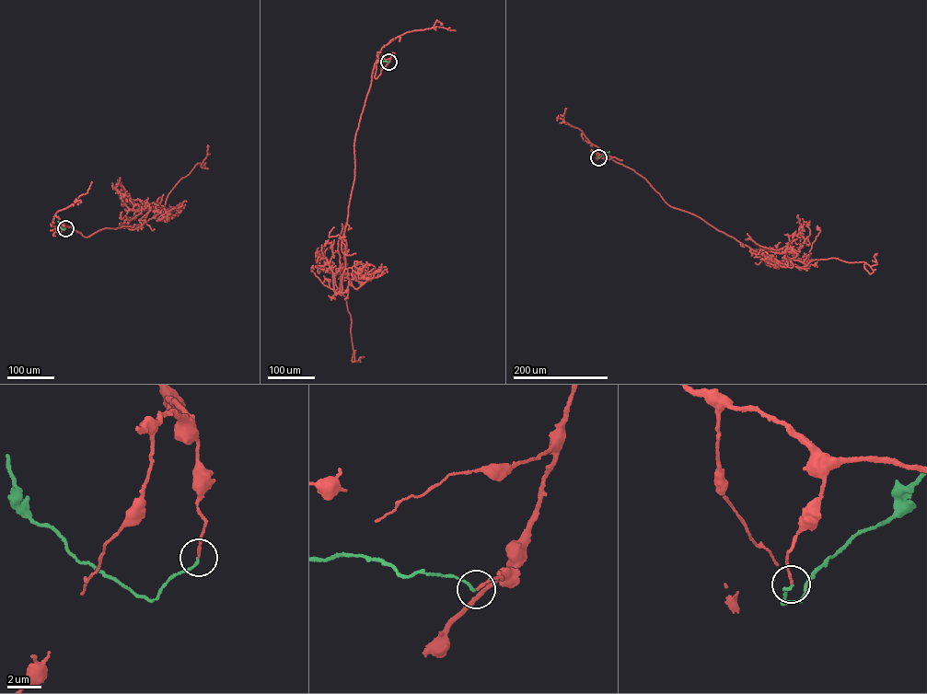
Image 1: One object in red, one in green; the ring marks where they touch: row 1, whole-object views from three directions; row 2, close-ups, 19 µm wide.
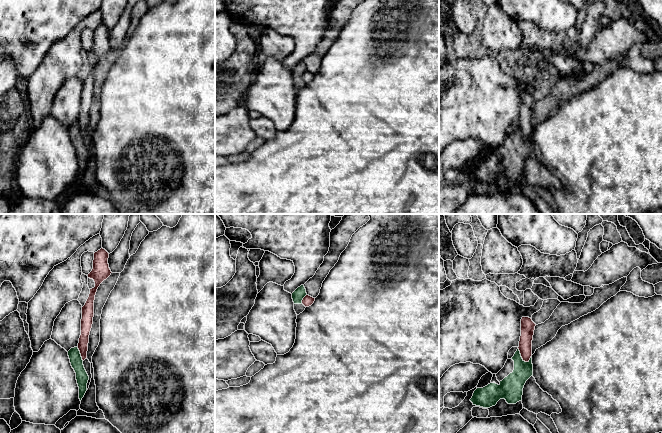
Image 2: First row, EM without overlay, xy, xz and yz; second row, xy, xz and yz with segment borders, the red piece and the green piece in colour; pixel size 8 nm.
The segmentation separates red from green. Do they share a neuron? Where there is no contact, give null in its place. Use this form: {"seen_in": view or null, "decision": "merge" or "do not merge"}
{"seen_in": "yz", "decision": "do not merge"}

